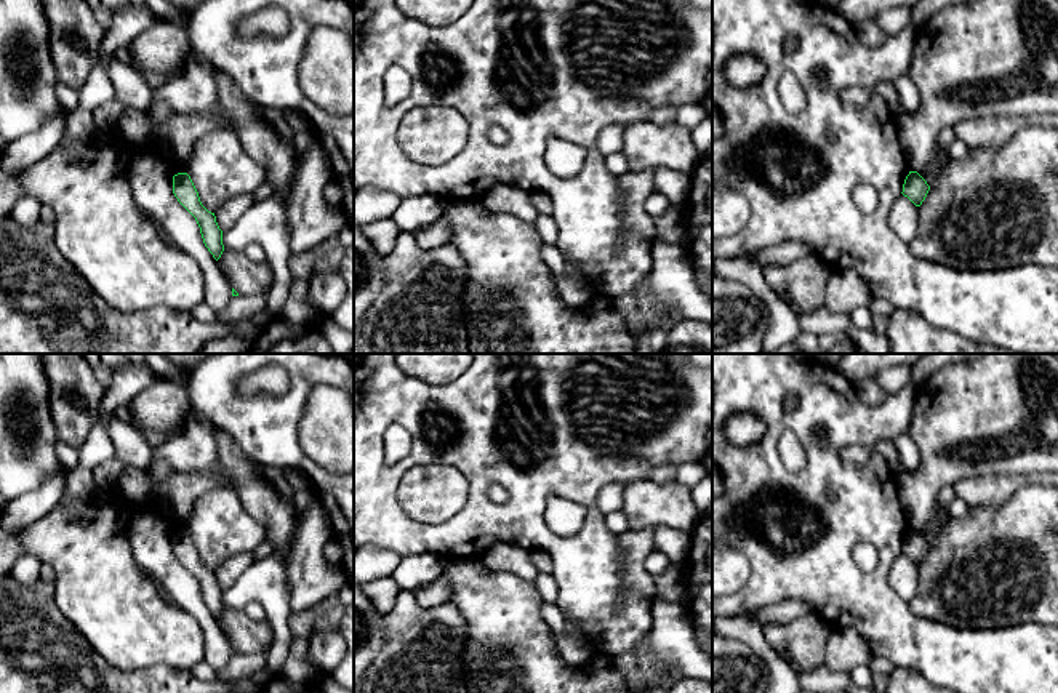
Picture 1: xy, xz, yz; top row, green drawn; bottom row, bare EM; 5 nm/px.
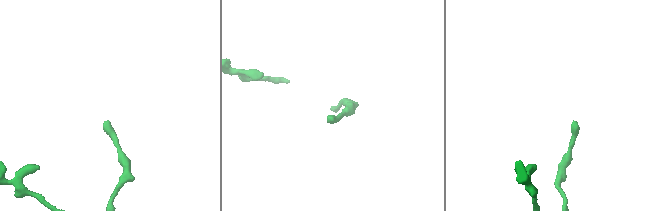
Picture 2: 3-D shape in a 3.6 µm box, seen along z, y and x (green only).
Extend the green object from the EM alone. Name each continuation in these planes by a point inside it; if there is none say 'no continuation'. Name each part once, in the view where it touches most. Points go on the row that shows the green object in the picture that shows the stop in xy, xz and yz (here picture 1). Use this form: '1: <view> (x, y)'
no continuation

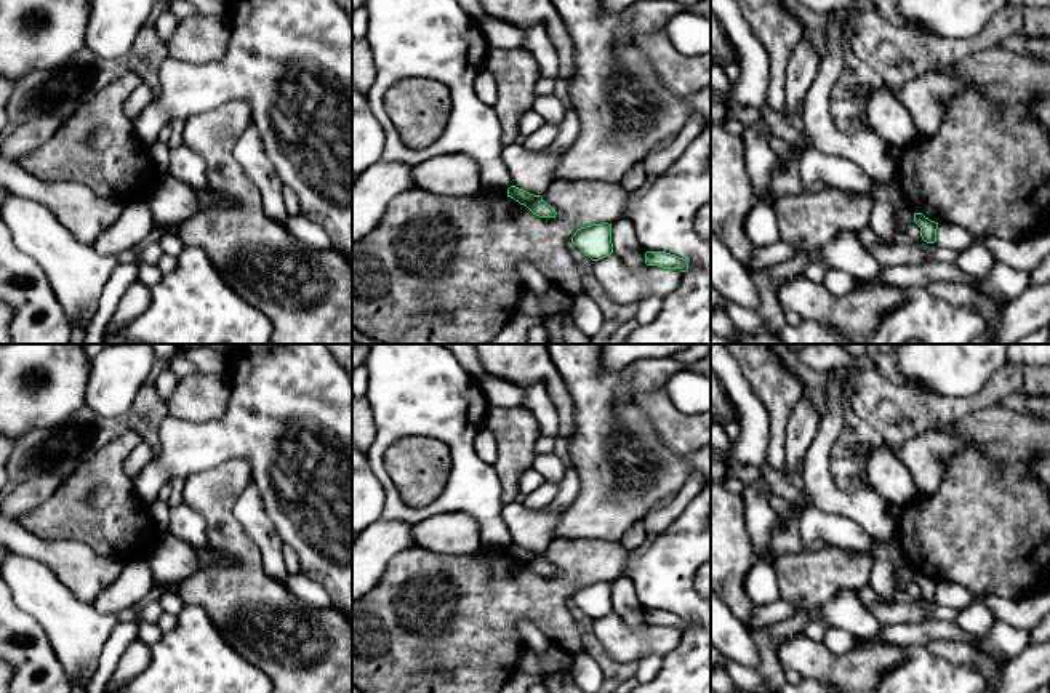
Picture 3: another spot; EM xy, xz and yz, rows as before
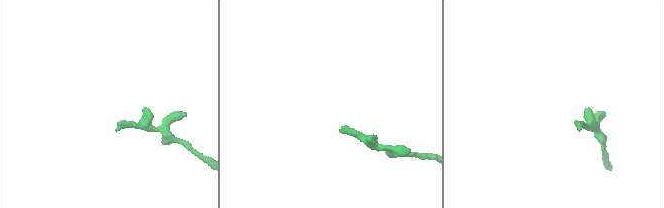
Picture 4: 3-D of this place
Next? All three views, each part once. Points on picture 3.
no continuation

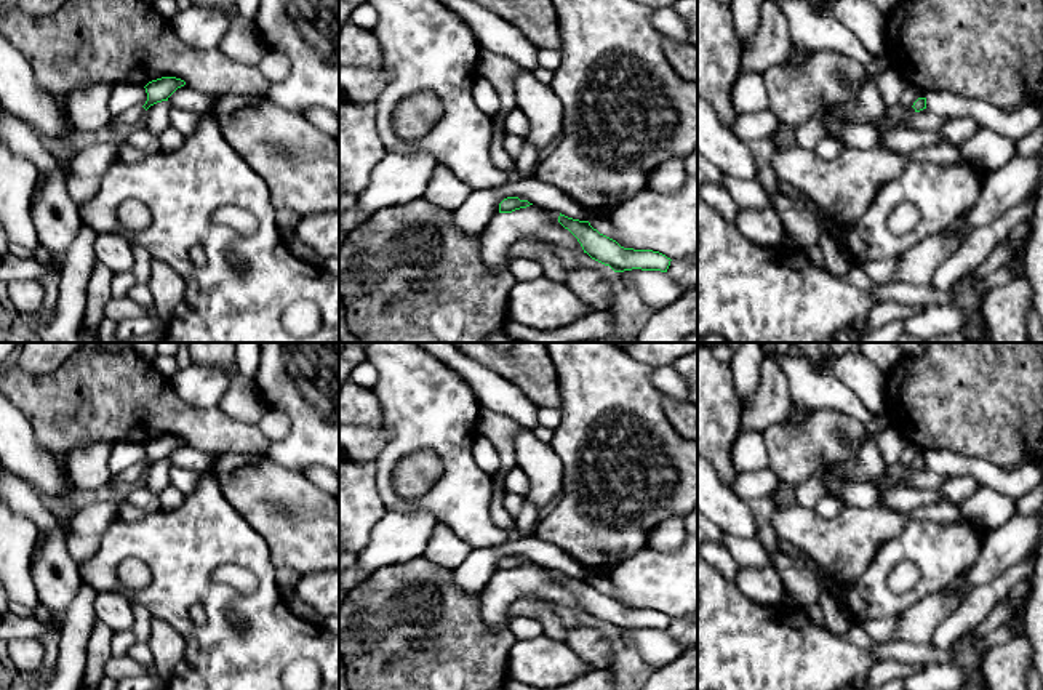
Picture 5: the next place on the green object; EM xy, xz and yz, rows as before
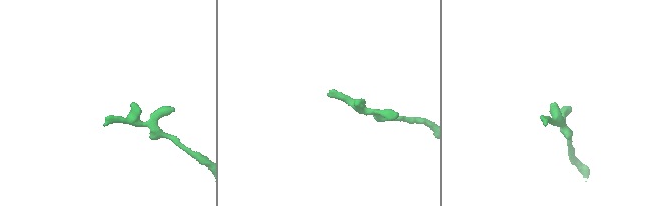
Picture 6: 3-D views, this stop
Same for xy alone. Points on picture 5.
1: xy (128, 117)

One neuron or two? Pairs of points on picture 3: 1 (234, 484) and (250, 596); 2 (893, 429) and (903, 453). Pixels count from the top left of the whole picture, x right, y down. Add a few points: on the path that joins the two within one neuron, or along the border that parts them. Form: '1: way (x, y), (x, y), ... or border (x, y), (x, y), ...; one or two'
1: way (224, 511), (224, 532), (247, 554), (247, 568); one
2: border (930, 428), (893, 447); two

